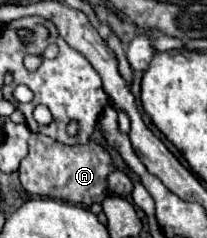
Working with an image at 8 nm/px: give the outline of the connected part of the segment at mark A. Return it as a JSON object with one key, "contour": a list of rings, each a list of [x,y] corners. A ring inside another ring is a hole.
{"contour":[[[32,133],[28,139],[28,155],[20,163],[20,181],[22,187],[30,195],[44,195],[60,201],[68,201],[74,205],[86,205],[102,203],[108,195],[108,183],[106,177],[116,171],[110,153],[98,143],[88,141],[84,145],[64,145],[58,143],[42,133]]]}

